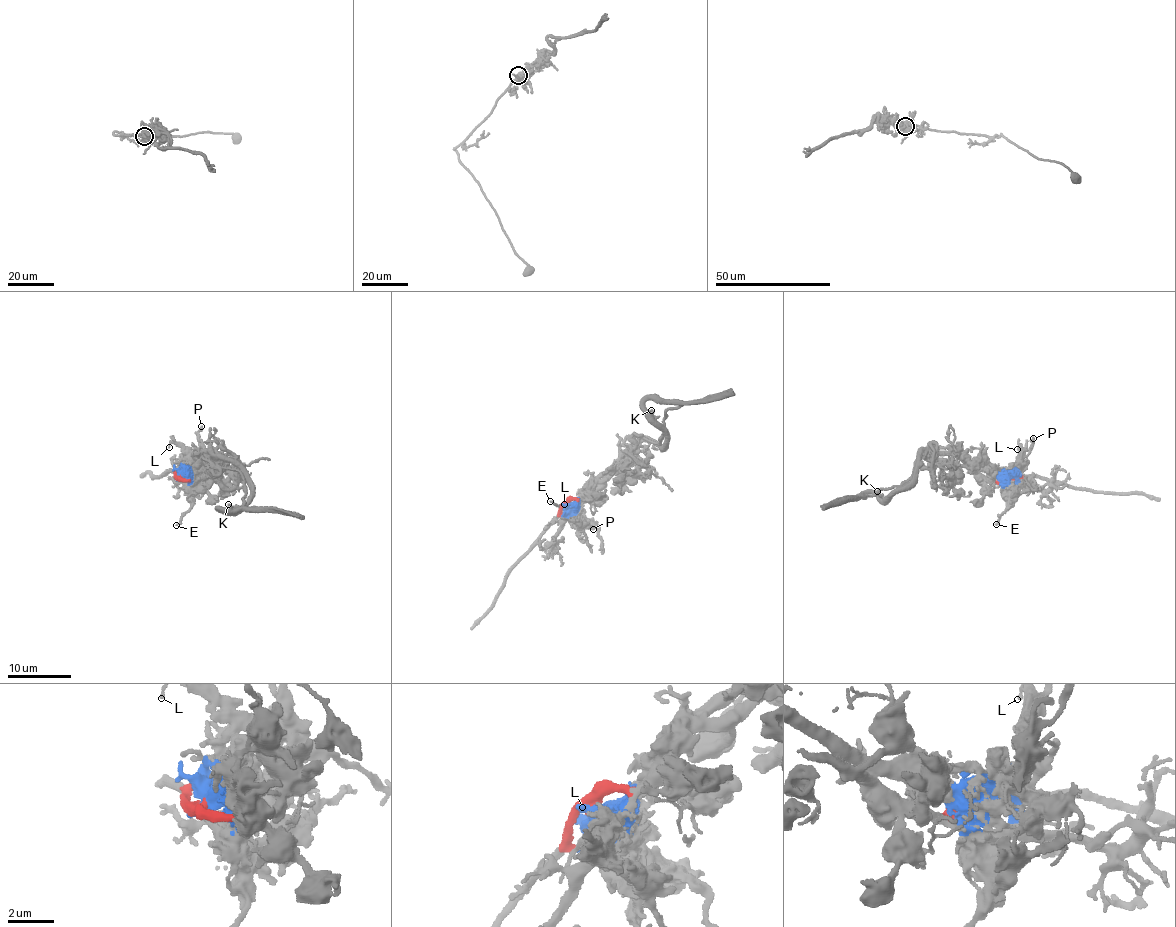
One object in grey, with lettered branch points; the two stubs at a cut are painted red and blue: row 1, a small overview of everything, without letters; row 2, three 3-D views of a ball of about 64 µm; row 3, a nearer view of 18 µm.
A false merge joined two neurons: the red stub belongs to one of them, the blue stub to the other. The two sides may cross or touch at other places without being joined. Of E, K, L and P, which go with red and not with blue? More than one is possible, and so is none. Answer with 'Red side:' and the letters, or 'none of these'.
Red side: none of these

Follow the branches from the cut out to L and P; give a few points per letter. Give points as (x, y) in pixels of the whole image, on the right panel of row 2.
L: (1007, 479), (1018, 450)
P: (1007, 479), (1026, 459), (1034, 437)

